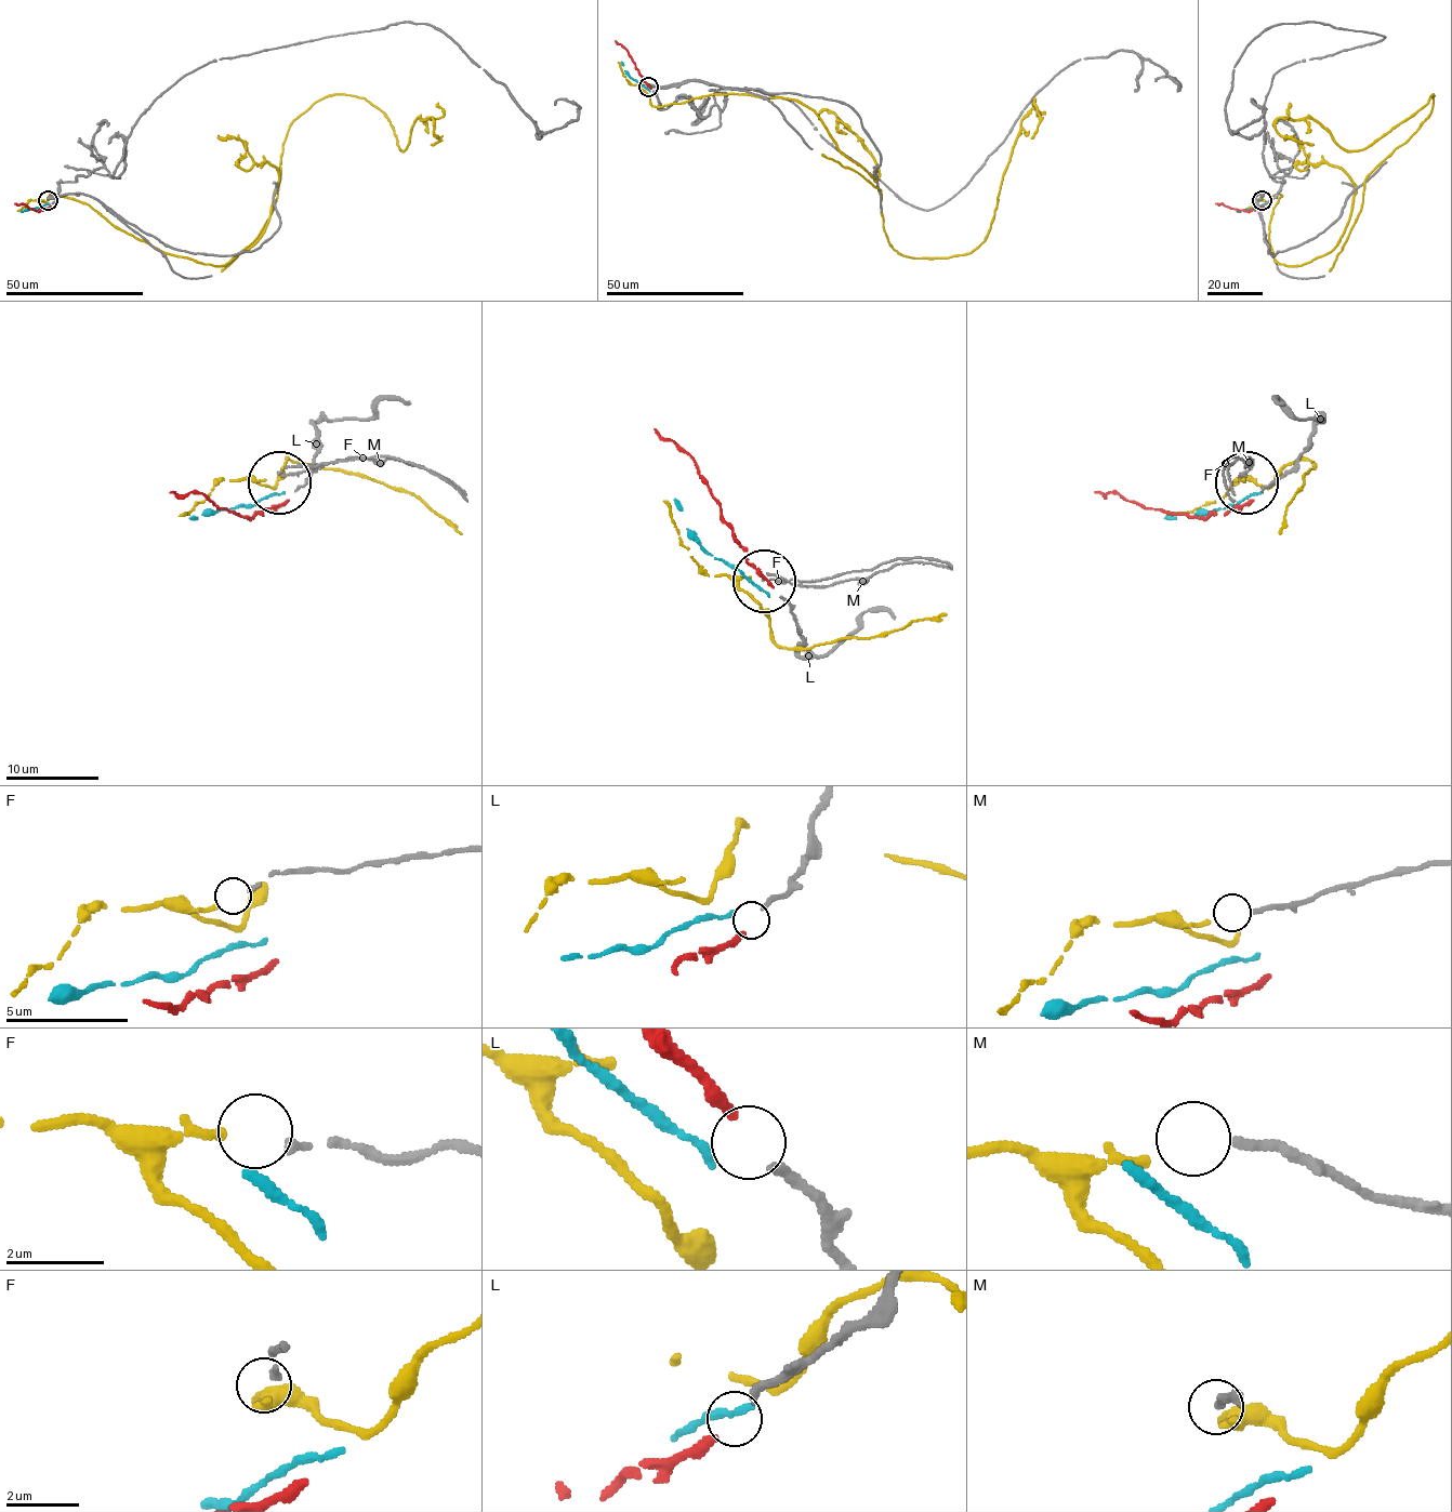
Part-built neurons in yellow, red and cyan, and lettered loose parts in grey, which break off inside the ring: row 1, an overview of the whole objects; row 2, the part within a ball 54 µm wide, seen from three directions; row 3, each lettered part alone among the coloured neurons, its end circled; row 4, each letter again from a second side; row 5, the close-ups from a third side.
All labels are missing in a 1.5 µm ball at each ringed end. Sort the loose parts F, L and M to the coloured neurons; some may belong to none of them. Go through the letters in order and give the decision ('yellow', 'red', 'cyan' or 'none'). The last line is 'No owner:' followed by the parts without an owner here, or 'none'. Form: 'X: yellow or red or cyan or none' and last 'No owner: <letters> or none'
F: yellow
L: red
M: none
No owner: M

